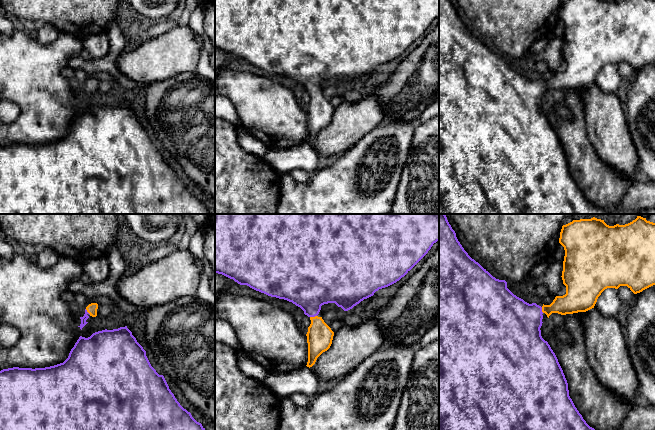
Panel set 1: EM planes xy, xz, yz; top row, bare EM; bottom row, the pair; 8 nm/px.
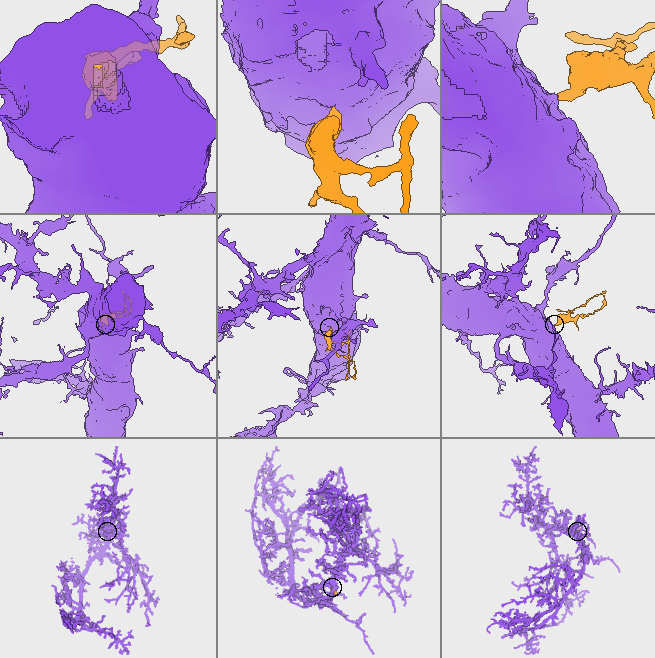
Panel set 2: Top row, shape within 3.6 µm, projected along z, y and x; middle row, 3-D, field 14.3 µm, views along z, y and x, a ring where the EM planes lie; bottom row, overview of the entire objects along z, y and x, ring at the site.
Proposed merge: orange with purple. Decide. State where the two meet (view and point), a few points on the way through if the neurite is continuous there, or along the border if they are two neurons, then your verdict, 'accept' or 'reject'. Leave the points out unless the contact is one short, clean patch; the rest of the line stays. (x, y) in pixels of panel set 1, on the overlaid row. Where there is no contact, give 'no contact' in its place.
meets orange in xz at (313, 317); runs through xz (319, 336), (318, 326), (313, 317), (310, 302), (310, 286); accept

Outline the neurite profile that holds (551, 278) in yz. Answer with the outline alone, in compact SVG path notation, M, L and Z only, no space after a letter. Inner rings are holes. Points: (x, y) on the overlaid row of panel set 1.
M551 261L546 272L538 278L530 279L530 282L536 287L538 285L545 285L548 288L548 293L557 296L562 280L563 263L558 261Z

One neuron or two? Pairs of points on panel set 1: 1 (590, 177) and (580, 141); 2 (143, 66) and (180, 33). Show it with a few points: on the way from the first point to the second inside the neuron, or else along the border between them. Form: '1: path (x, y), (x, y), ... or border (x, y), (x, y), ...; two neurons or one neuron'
1: path (586, 168), (582, 159), (582, 150); one neuron
2: path (152, 61), (171, 42); one neuron

